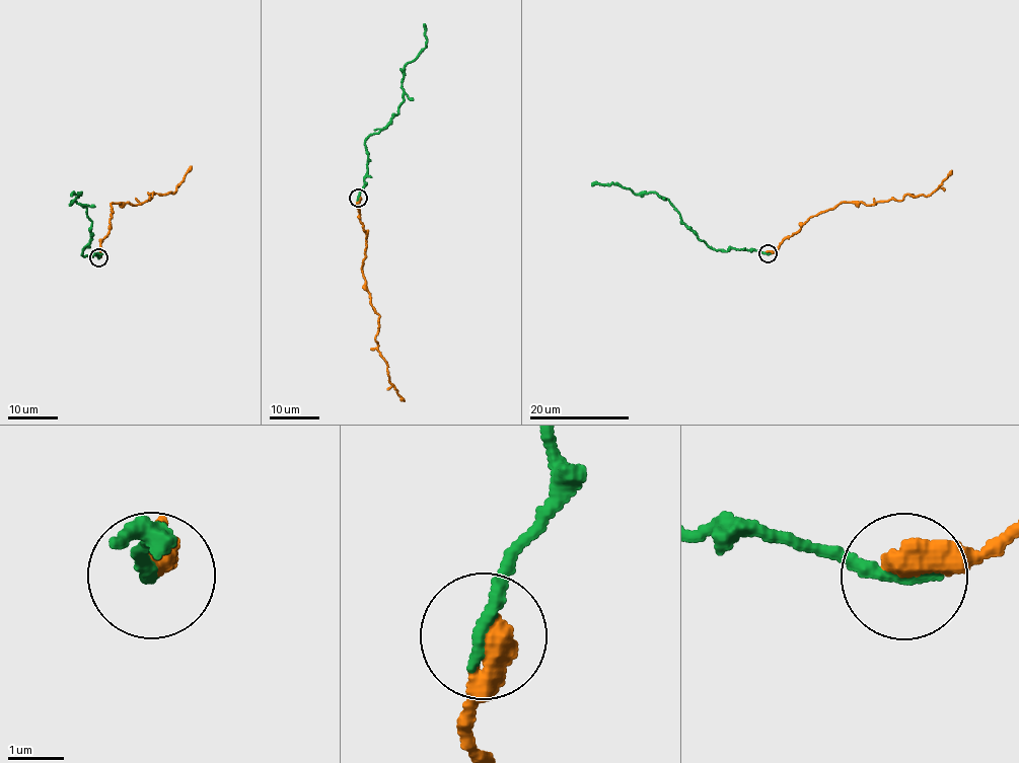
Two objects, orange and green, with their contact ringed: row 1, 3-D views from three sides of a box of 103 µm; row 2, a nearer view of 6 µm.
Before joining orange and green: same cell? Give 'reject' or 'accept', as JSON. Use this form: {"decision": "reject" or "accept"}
{"decision": "accept"}

